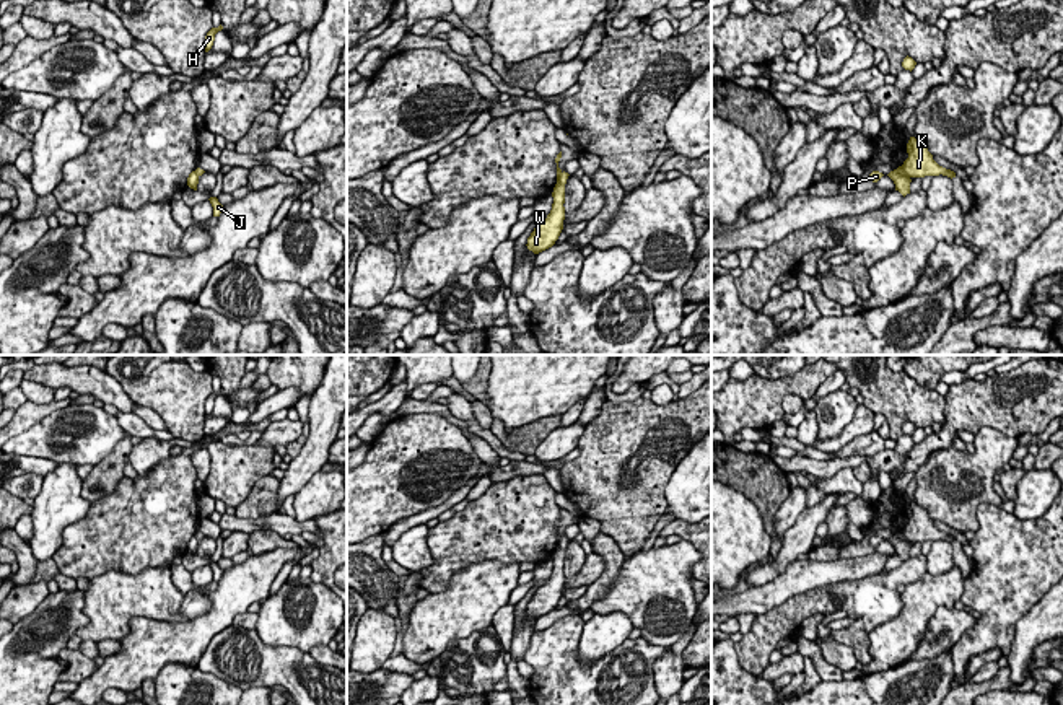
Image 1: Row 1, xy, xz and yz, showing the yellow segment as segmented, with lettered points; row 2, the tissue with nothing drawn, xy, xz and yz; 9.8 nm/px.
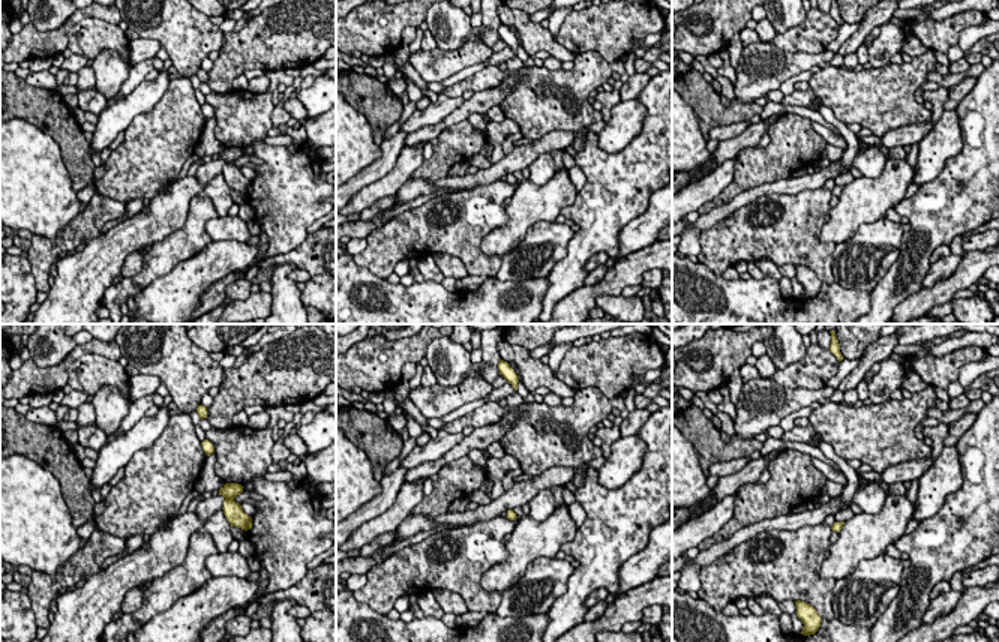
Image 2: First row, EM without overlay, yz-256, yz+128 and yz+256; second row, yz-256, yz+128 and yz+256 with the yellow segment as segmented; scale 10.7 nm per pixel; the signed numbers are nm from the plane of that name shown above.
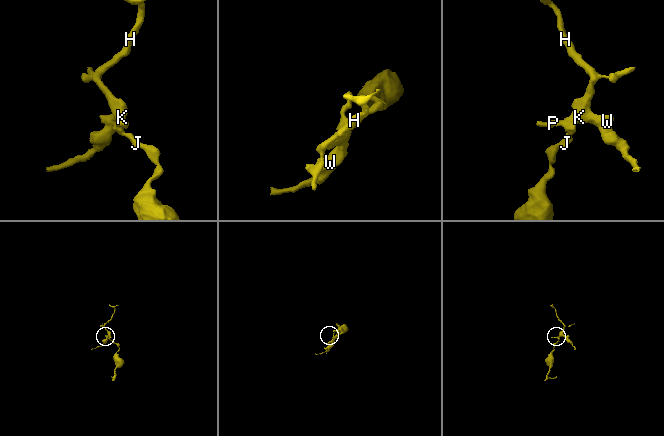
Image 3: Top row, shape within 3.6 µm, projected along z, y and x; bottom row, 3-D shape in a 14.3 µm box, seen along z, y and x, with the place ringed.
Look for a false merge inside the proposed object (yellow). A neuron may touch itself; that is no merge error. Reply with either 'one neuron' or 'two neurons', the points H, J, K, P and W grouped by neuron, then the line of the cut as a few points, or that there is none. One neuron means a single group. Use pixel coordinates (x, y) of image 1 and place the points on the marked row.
two neurons | H K W / J P | yz (894, 170), (909, 178)

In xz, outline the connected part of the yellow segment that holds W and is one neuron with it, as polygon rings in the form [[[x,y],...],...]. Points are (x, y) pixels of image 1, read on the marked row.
[[[562,173],[552,197],[553,197],[553,204],[552,204],[552,210],[547,215],[547,218],[544,221],[540,221],[534,231],[531,233],[531,236],[527,238],[527,249],[532,251],[534,254],[539,254],[549,247],[552,247],[555,244],[555,241],[558,239],[562,230],[563,230],[563,220],[565,220],[565,184],[568,179],[568,173]]]

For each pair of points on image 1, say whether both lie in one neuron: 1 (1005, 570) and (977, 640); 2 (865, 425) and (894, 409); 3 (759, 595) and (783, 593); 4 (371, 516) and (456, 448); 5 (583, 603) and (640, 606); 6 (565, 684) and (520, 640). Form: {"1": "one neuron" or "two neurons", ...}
{"1": "one neuron", "2": "two neurons", "3": "one neuron", "4": "one neuron", "5": "two neurons", "6": "two neurons"}

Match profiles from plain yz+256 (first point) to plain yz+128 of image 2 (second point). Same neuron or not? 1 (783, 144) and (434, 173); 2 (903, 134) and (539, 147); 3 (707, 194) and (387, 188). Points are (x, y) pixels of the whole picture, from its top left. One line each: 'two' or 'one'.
1: one
2: one
3: one

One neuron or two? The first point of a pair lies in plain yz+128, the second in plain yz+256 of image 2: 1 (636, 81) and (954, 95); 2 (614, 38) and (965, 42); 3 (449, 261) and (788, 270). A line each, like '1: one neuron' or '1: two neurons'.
1: one neuron
2: two neurons
3: one neuron

